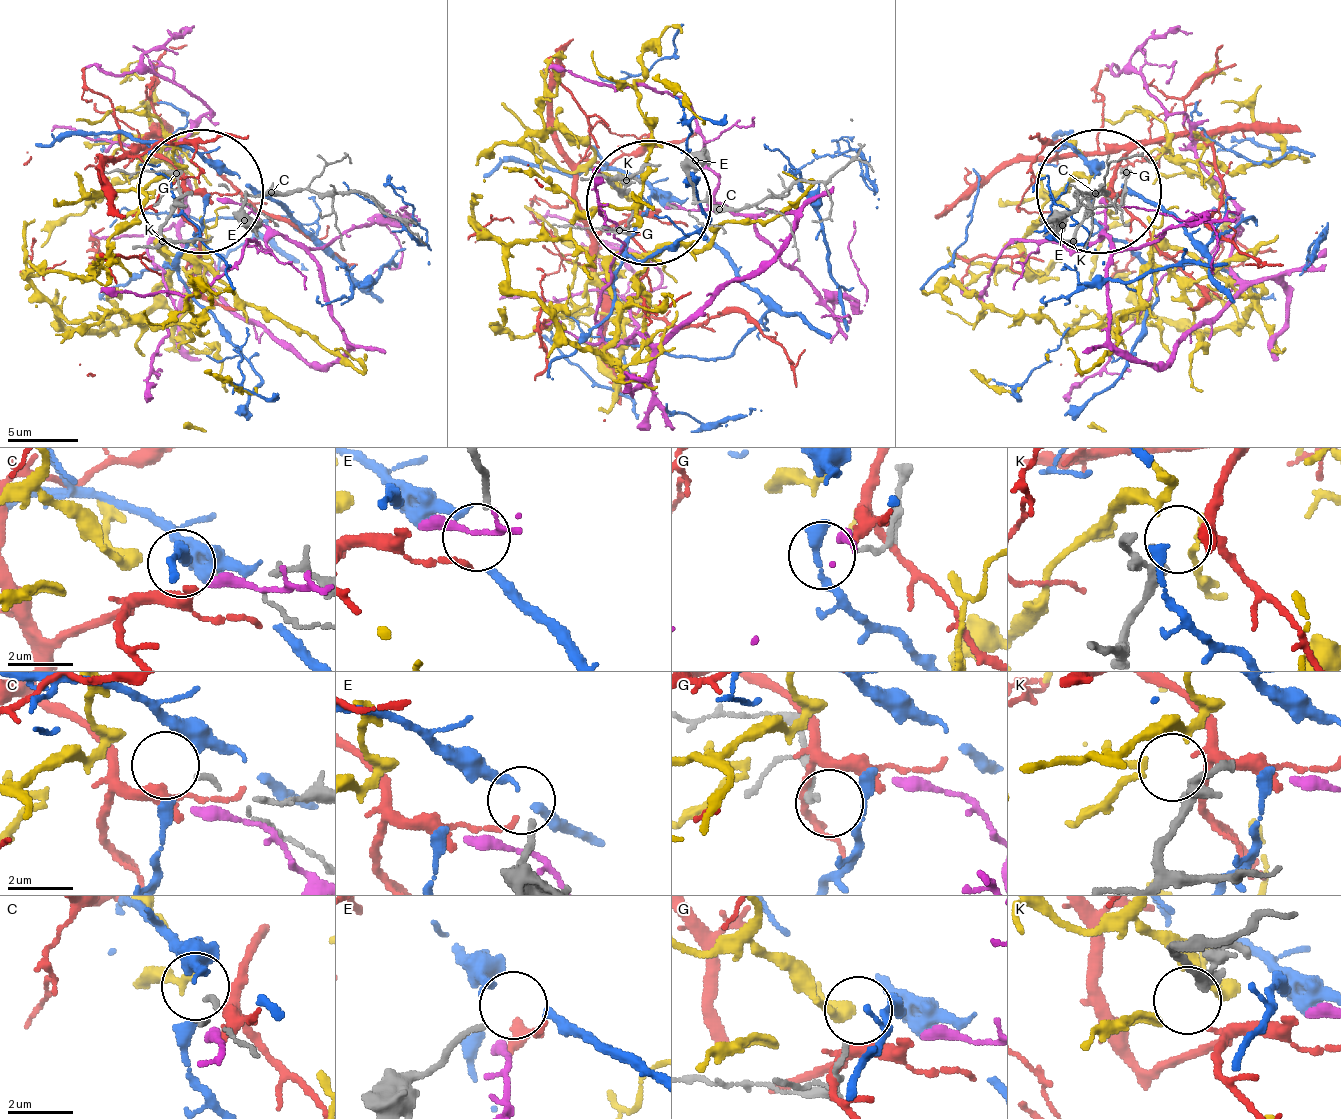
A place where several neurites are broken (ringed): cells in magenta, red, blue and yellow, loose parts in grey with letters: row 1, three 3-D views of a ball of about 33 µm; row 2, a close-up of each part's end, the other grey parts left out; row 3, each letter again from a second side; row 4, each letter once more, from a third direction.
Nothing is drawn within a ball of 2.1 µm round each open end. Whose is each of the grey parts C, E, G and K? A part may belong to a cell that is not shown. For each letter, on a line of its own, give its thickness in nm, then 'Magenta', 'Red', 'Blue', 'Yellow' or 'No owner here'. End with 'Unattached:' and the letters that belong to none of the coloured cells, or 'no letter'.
C: Thickness 160 nm. No owner here
E: Thickness 170 nm. No owner here
G: Thickness 160 nm. No owner here
K: Thickness 360 nm. Yellow
Unattached: C, E, G

